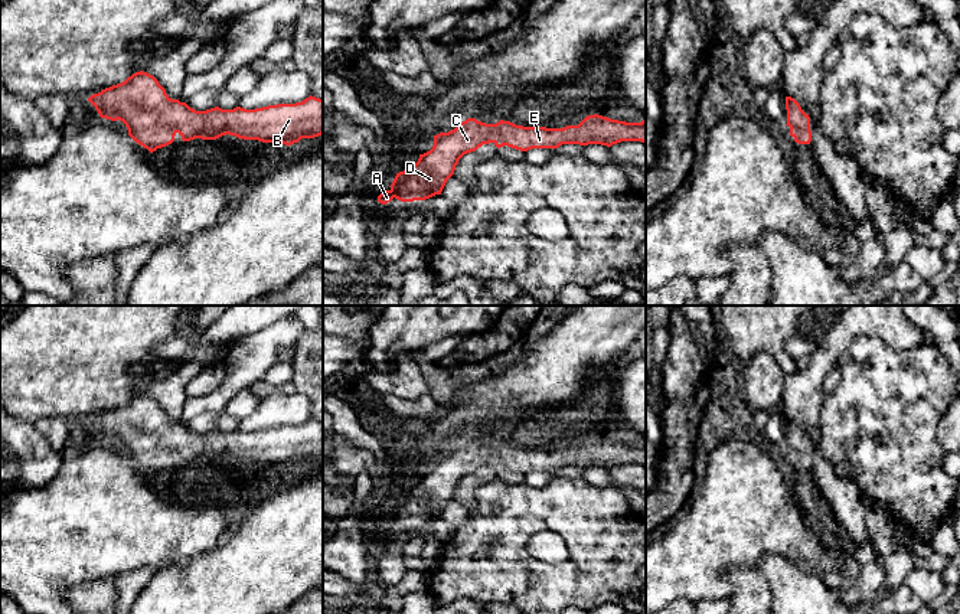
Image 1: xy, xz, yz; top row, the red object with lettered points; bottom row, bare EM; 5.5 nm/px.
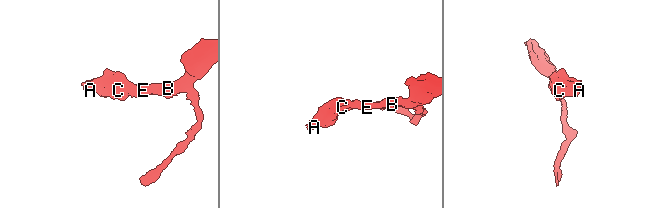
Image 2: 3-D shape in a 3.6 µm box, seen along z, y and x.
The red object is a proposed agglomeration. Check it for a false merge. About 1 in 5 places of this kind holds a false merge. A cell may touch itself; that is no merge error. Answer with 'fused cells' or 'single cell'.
single cell

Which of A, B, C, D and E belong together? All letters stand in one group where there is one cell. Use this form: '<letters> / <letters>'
A B C D E

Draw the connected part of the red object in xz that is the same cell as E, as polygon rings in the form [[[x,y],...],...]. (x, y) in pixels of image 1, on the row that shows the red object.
[[[598,114],[585,117],[578,125],[564,128],[523,127],[500,120],[486,124],[467,118],[448,133],[434,135],[430,151],[408,170],[396,173],[391,189],[378,196],[386,205],[394,197],[401,202],[425,200],[441,195],[447,180],[454,174],[458,160],[483,144],[493,143],[497,148],[507,146],[520,151],[532,148],[558,148],[562,144],[601,144],[611,147],[621,141],[646,144],[646,120],[626,123]]]

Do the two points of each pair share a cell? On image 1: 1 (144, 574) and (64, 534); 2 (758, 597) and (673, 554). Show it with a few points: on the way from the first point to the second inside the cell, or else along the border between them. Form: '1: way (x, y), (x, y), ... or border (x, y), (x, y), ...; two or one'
1: border (169, 562), (150, 564), (114, 577); two
2: border (754, 565), (724, 574), (728, 598); two

